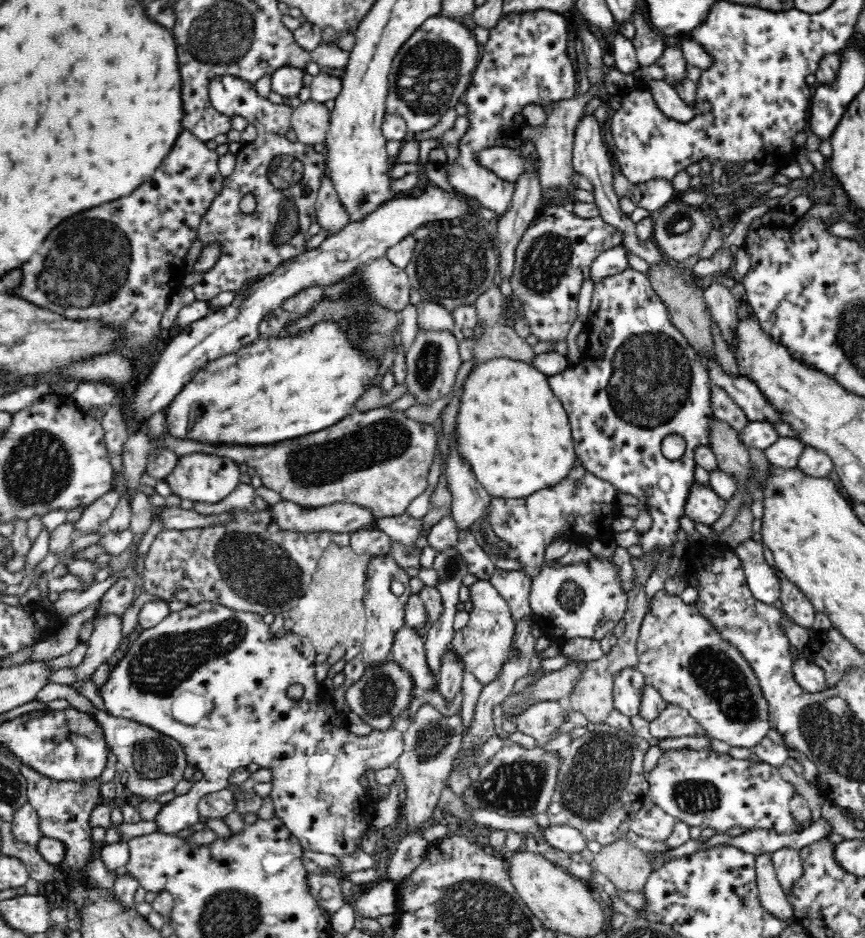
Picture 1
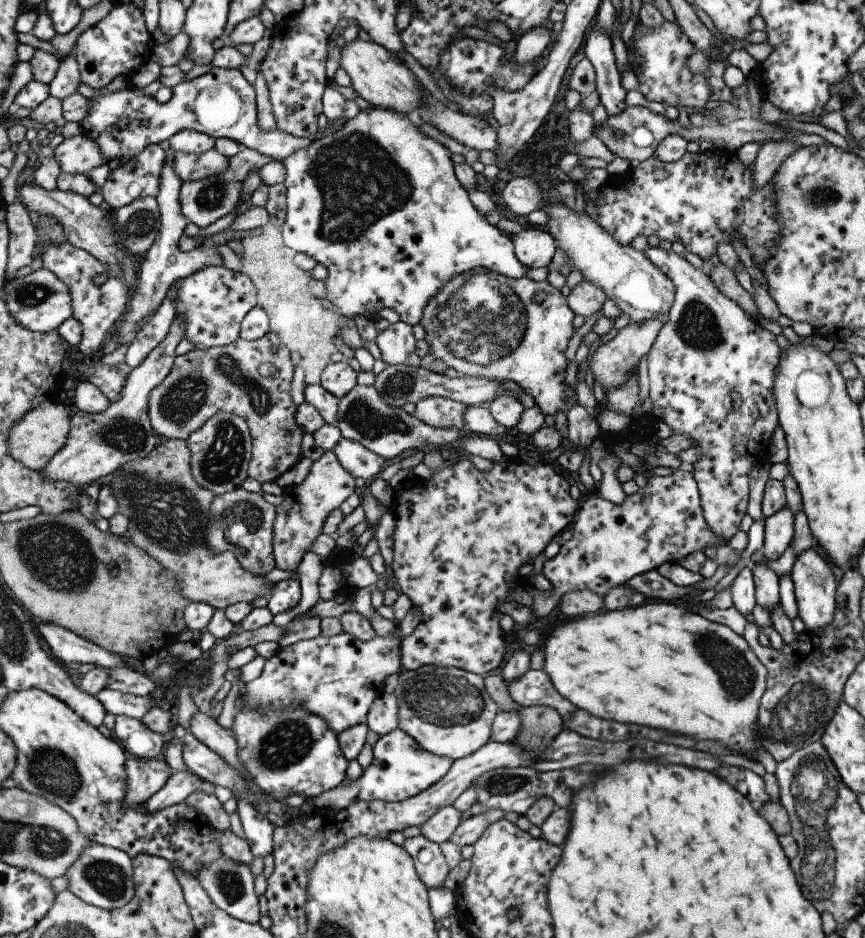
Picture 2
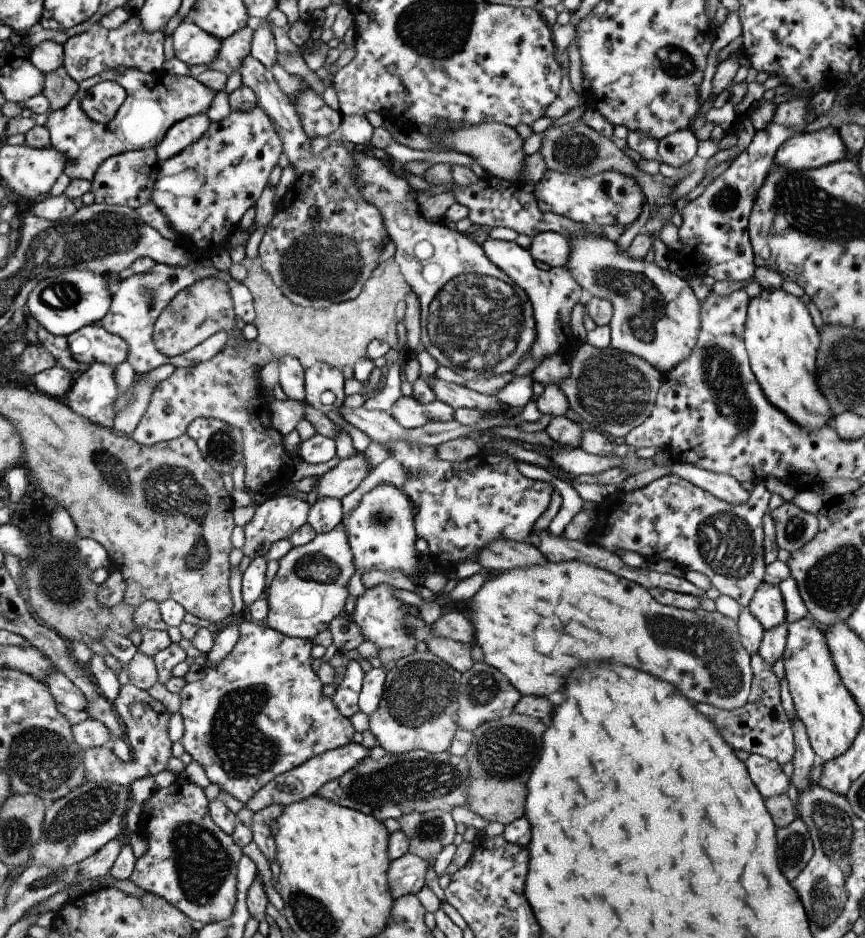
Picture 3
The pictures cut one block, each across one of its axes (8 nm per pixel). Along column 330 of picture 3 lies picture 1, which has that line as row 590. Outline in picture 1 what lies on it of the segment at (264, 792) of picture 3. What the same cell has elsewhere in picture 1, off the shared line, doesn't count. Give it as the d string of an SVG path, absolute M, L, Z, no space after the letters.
M750 538L734 550L742 563L742 568L751 593L756 600L774 606L780 598L782 576L764 559L764 546Z

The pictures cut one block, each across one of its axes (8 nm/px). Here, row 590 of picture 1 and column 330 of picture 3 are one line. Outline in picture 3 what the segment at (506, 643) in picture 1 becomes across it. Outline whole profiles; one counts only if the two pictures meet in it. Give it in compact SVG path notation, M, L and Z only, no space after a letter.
M357 452L351 459L342 459L337 466L323 474L317 484L319 496L342 500L356 490L369 473L363 455L364 452Z

